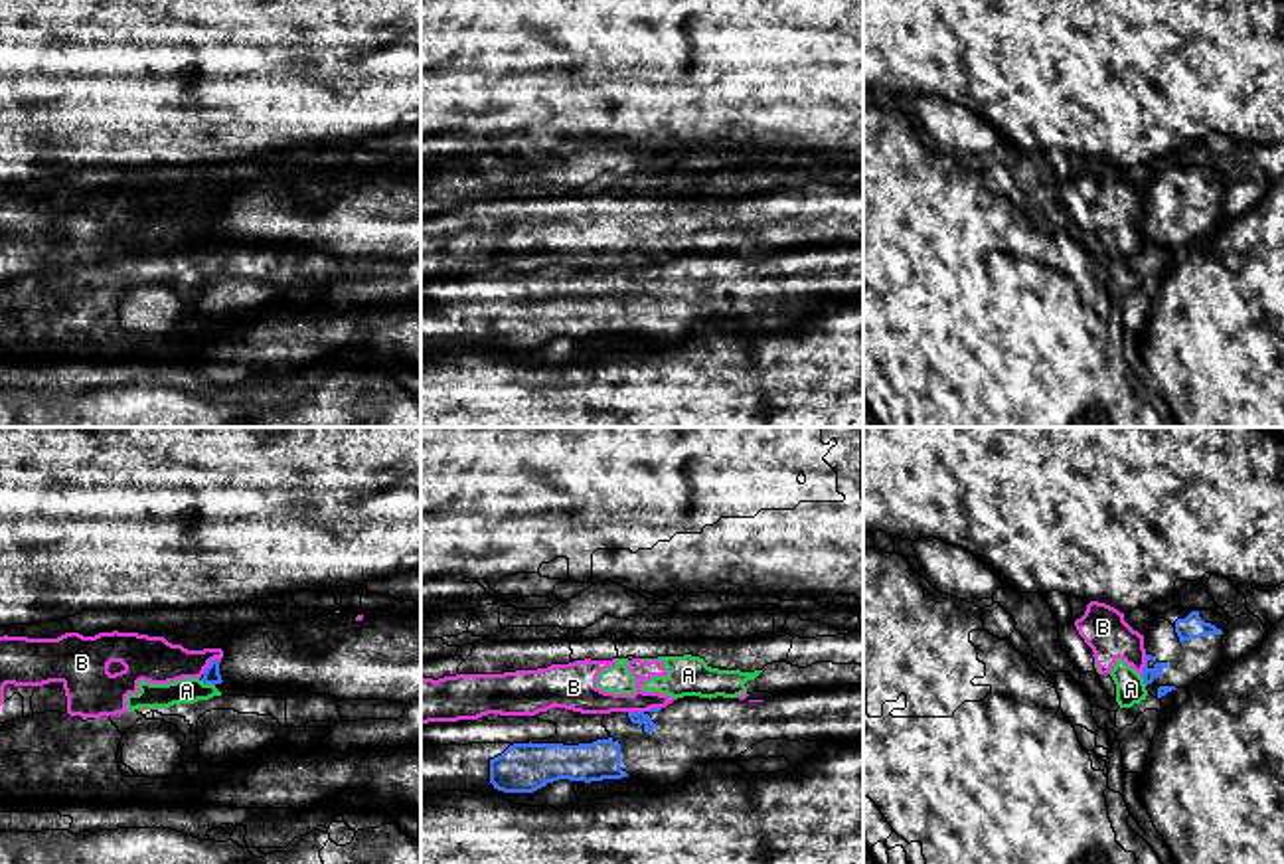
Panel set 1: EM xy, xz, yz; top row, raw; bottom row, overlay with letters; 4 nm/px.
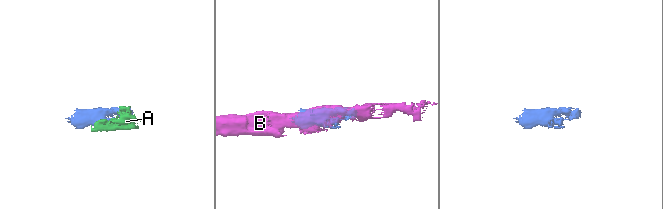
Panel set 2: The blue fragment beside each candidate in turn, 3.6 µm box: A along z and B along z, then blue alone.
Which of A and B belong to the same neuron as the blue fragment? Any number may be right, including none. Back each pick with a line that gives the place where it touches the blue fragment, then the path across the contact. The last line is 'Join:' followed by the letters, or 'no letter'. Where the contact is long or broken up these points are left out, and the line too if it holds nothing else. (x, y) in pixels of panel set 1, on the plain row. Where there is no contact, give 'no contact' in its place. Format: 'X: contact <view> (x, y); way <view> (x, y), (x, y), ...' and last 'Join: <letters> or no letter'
Join: no letter

